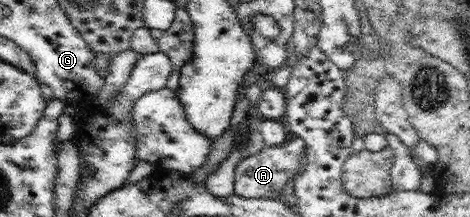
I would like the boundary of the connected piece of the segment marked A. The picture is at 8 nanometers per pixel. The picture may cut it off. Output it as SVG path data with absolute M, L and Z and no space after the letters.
M298 137L285 146L263 145L257 154L239 161L235 169L235 194L245 198L276 198L280 195L286 181L296 177L301 166L301 159L306 155L305 141Z

